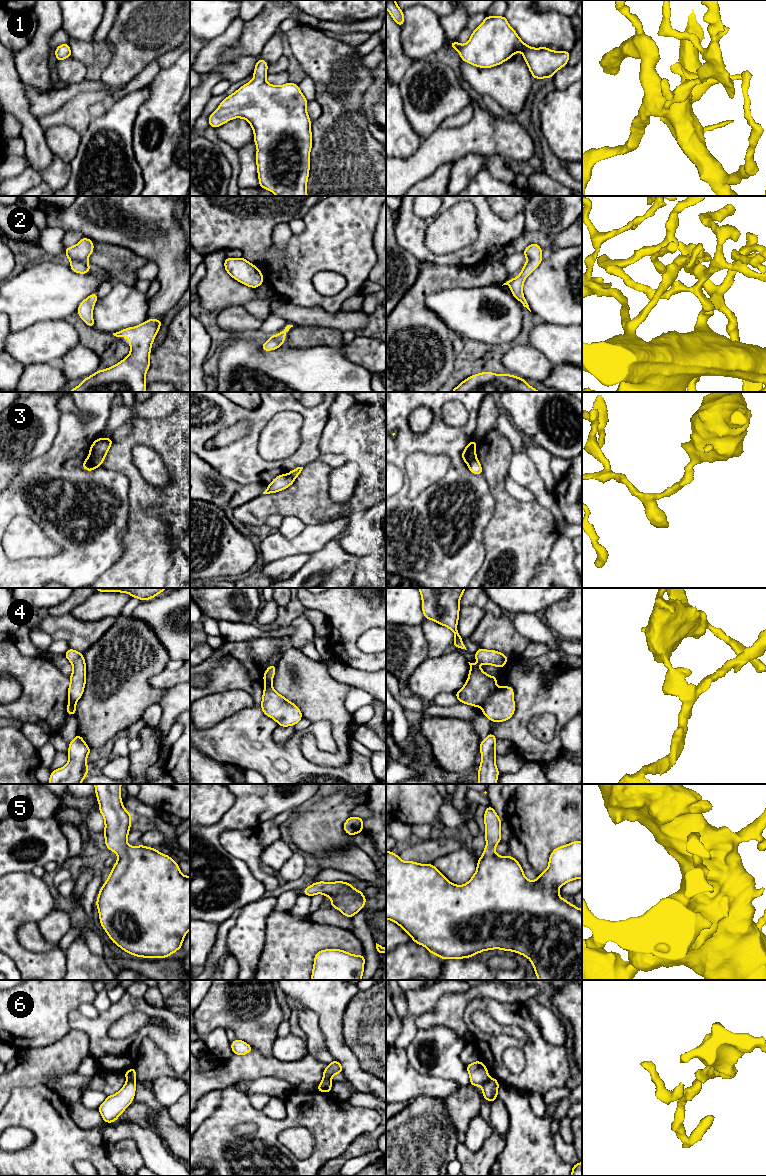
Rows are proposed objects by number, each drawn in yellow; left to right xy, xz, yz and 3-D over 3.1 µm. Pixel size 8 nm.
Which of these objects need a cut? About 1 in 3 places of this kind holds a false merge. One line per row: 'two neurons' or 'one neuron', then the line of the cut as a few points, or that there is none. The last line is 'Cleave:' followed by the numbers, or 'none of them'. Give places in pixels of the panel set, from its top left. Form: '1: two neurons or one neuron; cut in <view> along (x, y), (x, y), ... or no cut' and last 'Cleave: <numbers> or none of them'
1: one neuron; no cut
2: one neuron; no cut
3: two neurons; cut in xy along (89, 455), (90, 459), (97, 466)
4: two neurons; cut in yz along (497, 688), (481, 706)
5: one neuron; no cut
6: two neurons; cut in xy along (127, 1079), (134, 1081)
Cleave: 3, 4, 6

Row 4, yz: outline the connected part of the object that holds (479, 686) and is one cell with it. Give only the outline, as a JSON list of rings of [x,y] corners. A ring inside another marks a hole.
[[[470,663],[470,671],[465,685],[455,693],[460,703],[480,707],[497,689],[497,676],[487,675],[475,663]]]

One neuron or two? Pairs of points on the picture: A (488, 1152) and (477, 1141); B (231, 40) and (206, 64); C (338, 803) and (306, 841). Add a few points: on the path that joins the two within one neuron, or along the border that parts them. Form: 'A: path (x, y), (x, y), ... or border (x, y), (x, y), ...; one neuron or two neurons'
A: border (494, 1133), (475, 1151), (471, 1151), (463, 1143); two neurons
B: path (223, 40), (208, 56); one neuron
C: path (331, 812), (312, 832); one neuron

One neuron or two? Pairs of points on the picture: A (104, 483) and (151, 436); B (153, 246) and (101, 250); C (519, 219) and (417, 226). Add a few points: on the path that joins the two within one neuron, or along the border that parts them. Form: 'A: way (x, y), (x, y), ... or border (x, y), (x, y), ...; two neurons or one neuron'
A: border (101, 466), (121, 472), (128, 480), (129, 491); two neurons
B: border (103, 242), (124, 246), (147, 259); two neurons
C: way (489, 237), (466, 257), (435, 259), (429, 256); one neuron

